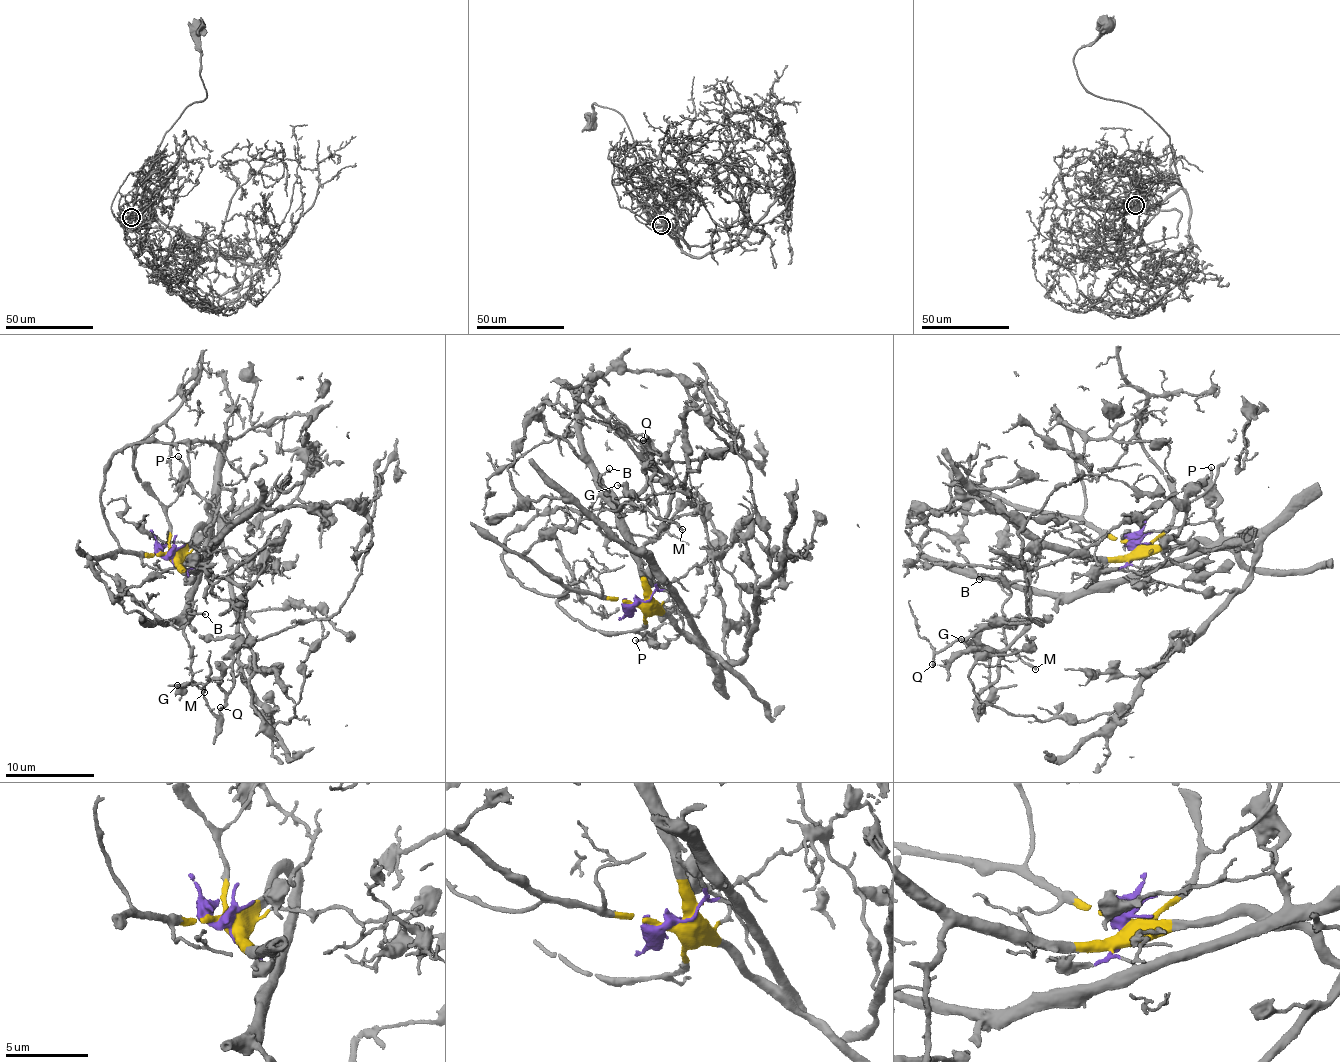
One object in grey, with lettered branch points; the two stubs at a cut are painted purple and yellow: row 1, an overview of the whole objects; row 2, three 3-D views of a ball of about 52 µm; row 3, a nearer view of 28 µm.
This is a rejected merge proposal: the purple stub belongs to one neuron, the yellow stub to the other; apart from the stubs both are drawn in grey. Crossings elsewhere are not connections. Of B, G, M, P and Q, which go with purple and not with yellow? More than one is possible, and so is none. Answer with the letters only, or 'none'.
B, G, M, P, Q

